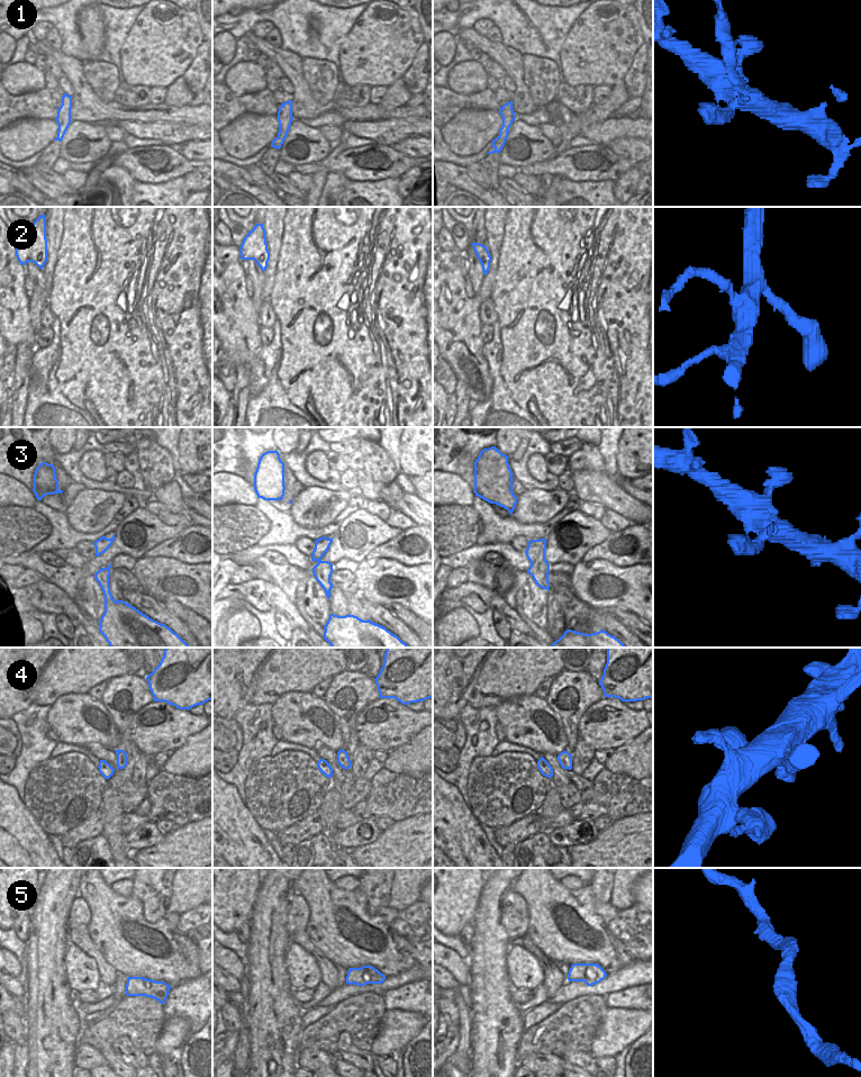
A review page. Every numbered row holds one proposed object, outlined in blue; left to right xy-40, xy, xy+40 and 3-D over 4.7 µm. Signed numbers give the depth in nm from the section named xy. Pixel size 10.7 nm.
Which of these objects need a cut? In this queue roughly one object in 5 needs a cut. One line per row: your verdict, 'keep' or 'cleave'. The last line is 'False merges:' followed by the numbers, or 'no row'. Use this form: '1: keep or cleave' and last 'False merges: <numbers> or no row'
1: cleave
2: keep
3: keep
4: keep
5: keep
False merges: 1

